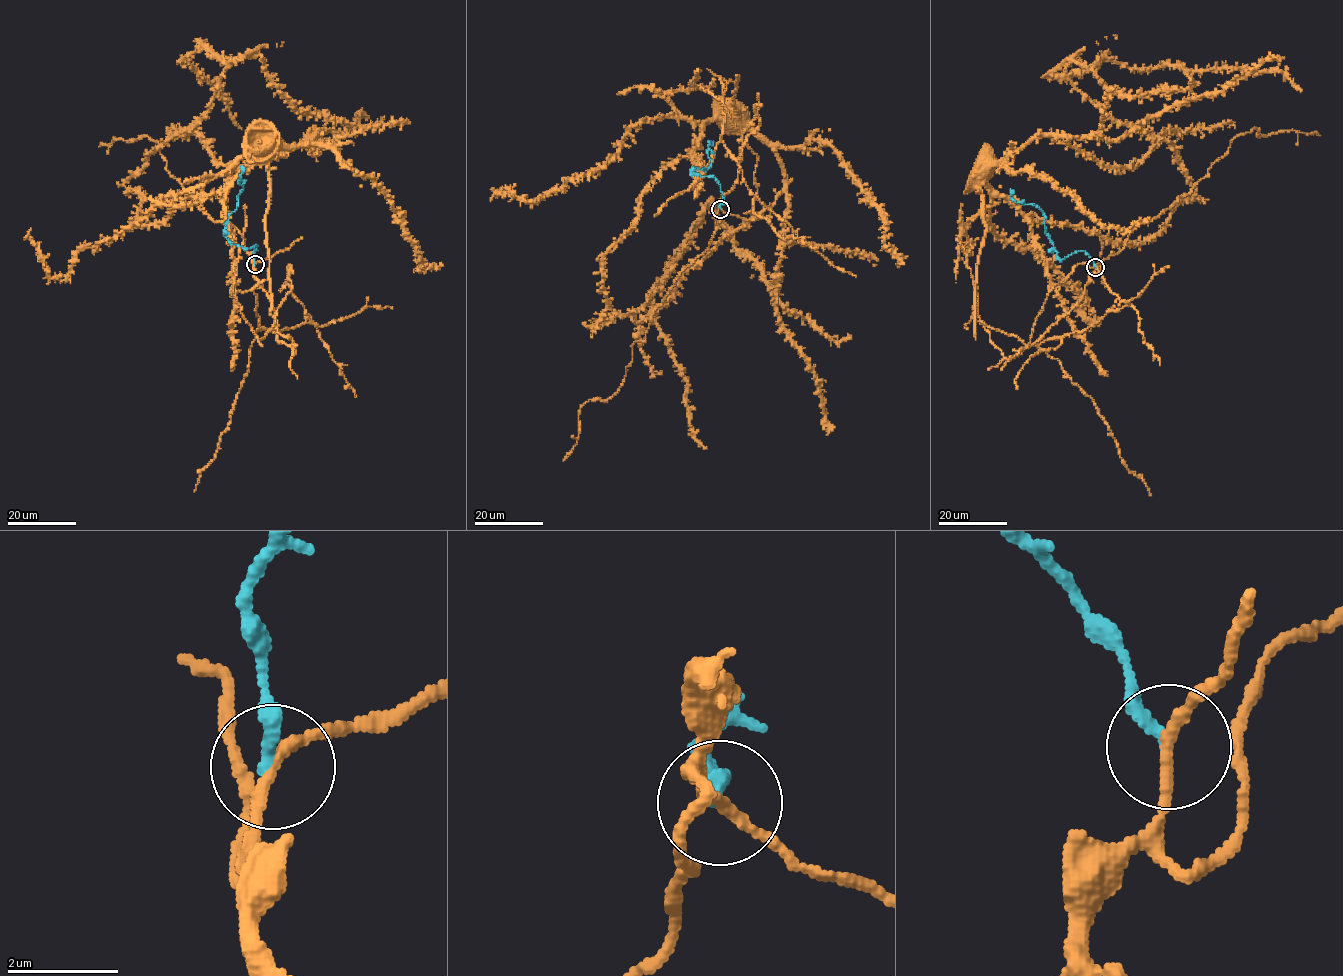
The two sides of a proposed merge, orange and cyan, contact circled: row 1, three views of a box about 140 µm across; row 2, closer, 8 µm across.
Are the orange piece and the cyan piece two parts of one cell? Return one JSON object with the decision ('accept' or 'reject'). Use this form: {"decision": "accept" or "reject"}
{"decision": "reject"}

